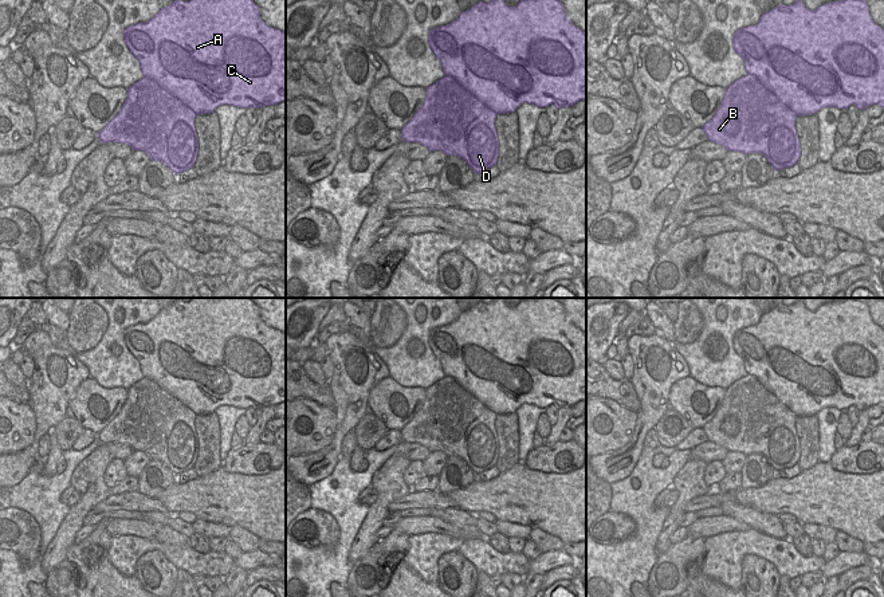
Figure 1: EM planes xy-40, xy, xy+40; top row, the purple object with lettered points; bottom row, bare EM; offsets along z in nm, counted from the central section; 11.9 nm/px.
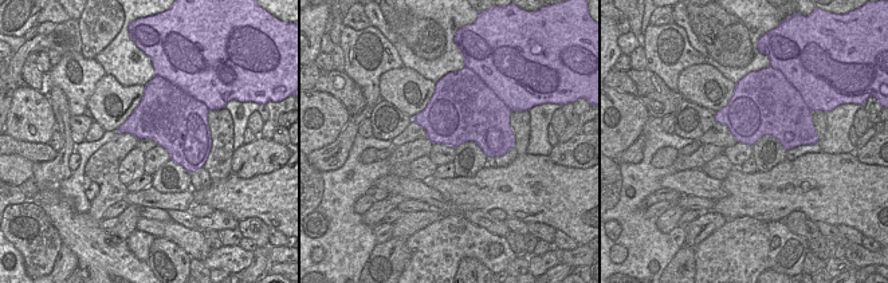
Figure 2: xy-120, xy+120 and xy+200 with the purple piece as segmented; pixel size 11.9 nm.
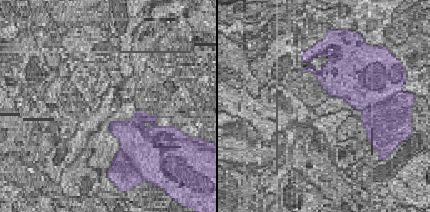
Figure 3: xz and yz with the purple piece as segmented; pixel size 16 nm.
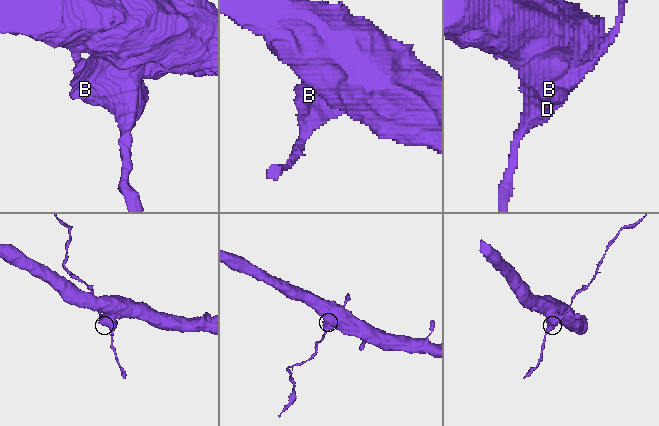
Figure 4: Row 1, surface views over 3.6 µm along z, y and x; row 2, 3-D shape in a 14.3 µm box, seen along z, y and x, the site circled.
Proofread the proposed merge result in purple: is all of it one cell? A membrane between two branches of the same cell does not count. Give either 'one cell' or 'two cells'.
two cells

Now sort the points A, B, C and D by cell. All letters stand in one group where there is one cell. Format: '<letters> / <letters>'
A C / B D

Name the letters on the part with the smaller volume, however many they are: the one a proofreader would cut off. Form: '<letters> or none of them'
B, D

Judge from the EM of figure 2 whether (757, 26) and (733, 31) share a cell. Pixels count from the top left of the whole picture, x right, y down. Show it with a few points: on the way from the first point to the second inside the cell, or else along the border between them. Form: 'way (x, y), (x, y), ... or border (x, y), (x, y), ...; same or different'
border (730, 14), (734, 14), (746, 27), (753, 59); different

